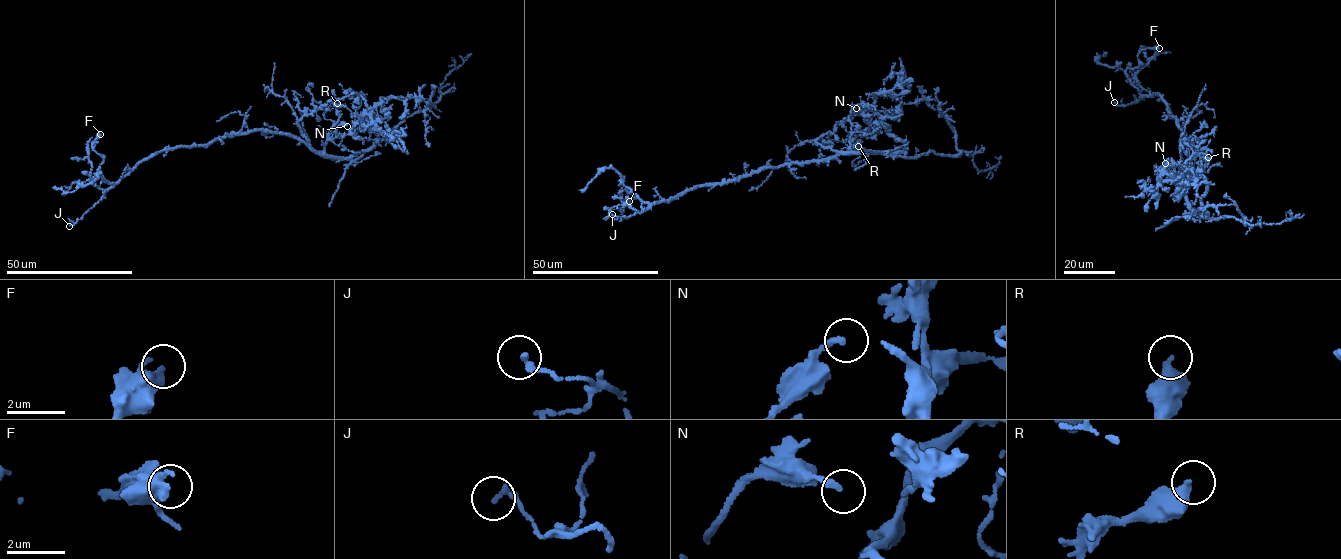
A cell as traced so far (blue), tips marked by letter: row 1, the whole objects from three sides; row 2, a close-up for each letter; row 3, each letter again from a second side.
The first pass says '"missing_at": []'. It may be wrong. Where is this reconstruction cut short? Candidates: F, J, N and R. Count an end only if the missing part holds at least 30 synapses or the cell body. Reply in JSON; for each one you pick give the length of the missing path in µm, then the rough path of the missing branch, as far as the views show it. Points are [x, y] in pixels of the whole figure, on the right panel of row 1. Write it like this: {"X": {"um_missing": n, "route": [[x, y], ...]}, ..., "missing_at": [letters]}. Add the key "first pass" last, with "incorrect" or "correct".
{"missing_at": [], "first pass": "correct"}

